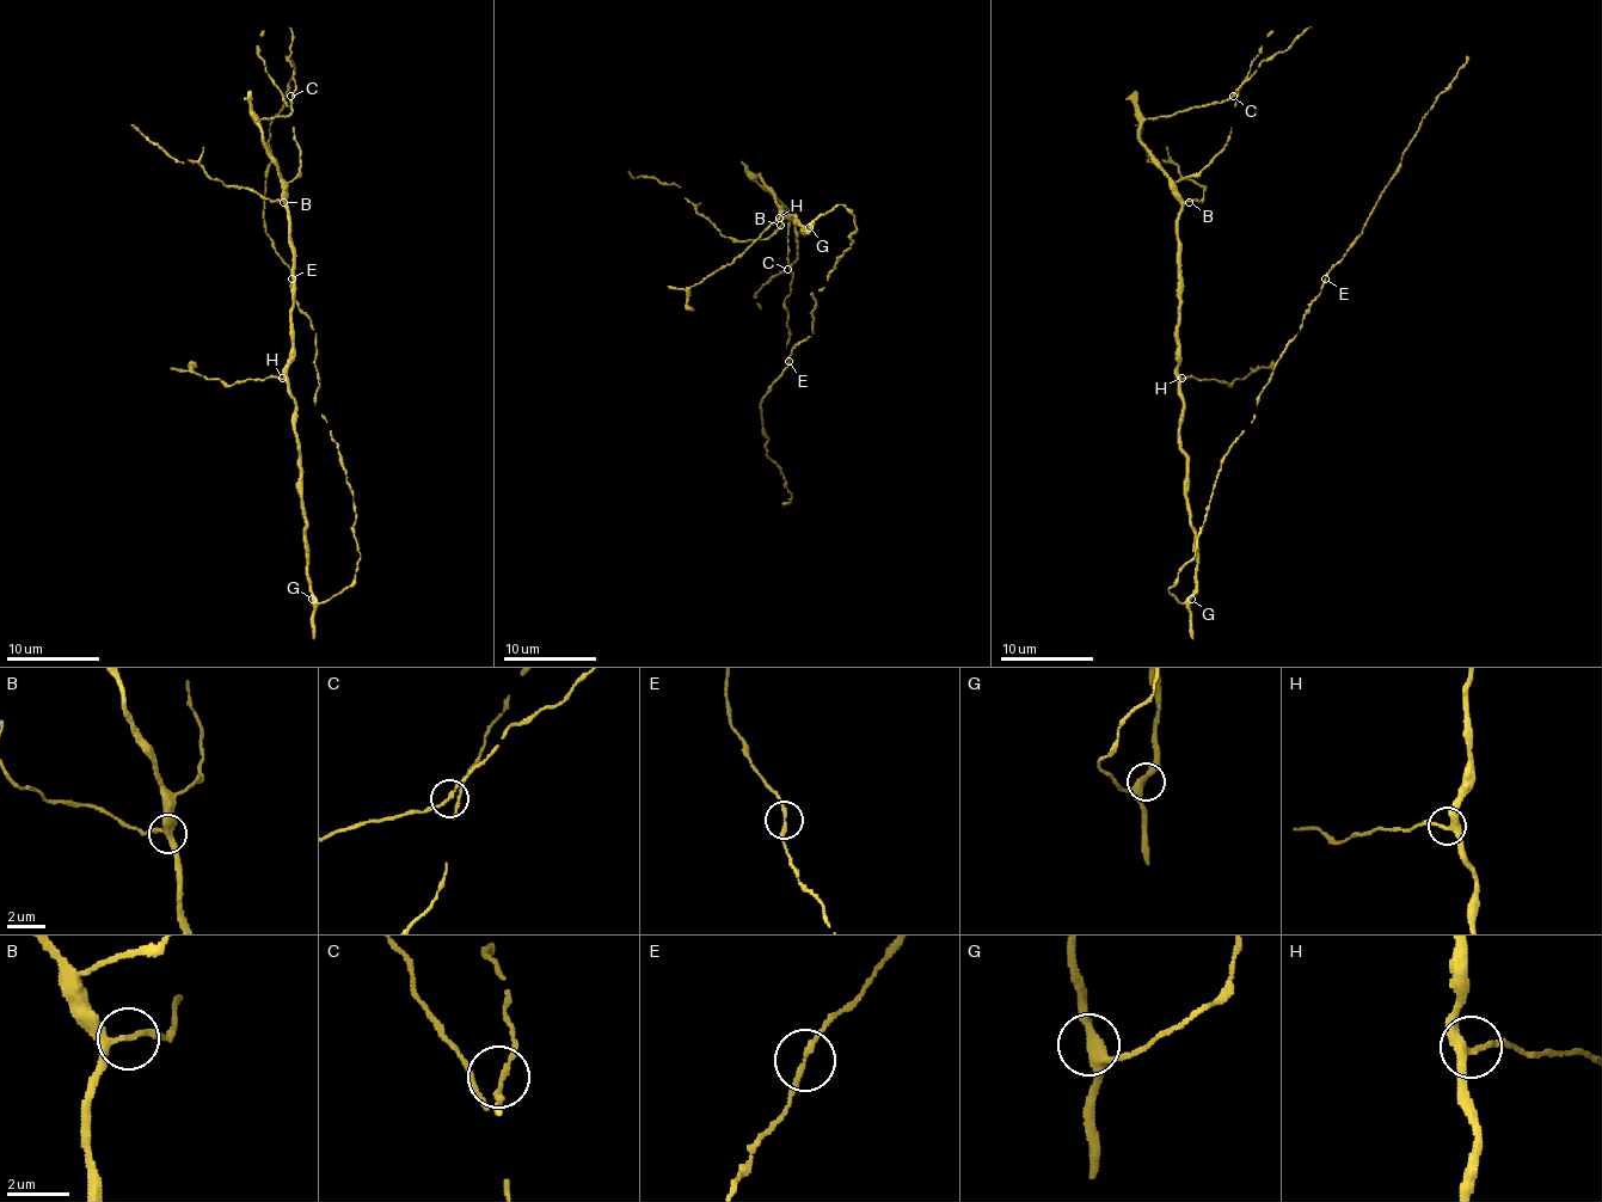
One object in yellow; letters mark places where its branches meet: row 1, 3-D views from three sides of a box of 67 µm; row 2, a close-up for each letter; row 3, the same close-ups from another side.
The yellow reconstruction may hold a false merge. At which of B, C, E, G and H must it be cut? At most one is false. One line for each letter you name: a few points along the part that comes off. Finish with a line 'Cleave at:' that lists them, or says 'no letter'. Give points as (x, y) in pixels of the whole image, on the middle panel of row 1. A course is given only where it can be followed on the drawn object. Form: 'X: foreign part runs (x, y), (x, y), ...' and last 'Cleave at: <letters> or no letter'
Cleave at: no letter

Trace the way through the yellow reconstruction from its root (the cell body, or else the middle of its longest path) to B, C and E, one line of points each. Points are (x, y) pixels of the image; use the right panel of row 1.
B: (1189, 596), (1196, 587), (1196, 538), (1186, 496), (1186, 452), (1179, 439), (1177, 375), (1177, 220), (1189, 201)
C: (1189, 596), (1196, 587), (1196, 538), (1179, 439), (1182, 196), (1140, 138), (1140, 127), (1233, 96)
E: (1189, 596), (1182, 603), (1167, 589), (1196, 554), (1221, 459), (1252, 422), (1256, 397), (1300, 331), (1326, 277)

